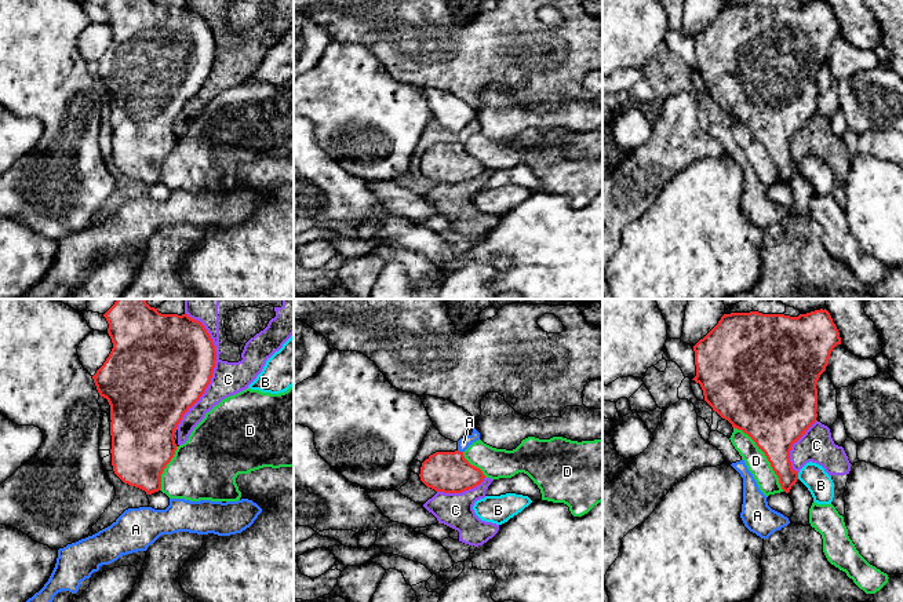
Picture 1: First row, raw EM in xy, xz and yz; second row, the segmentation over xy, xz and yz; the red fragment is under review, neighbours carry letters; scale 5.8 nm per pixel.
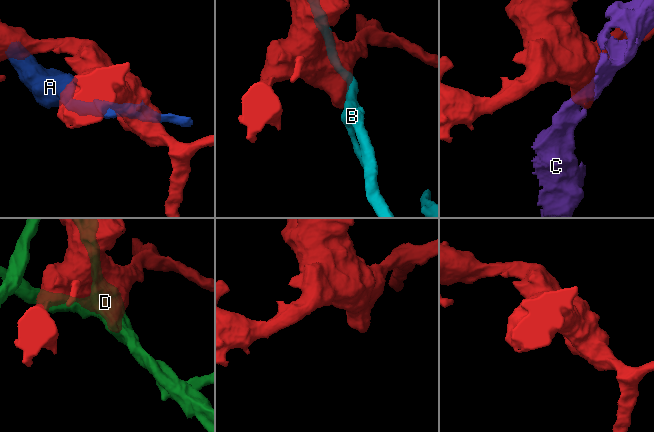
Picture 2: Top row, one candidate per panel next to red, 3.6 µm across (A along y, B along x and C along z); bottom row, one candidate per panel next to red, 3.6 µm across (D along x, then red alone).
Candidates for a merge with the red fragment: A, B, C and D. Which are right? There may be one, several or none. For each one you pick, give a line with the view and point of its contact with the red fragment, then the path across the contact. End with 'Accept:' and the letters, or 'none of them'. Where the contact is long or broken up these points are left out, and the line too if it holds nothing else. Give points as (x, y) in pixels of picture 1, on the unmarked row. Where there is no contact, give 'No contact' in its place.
Accept: none of them

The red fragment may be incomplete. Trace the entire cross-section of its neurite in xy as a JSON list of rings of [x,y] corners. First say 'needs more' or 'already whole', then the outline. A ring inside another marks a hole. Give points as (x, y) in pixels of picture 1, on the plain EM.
already whole; [[[109,0],[103,8],[113,40],[92,70],[110,96],[113,163],[124,175],[152,186],[161,180],[161,165],[175,146],[178,116],[211,73],[215,37],[204,17],[186,4]]]

